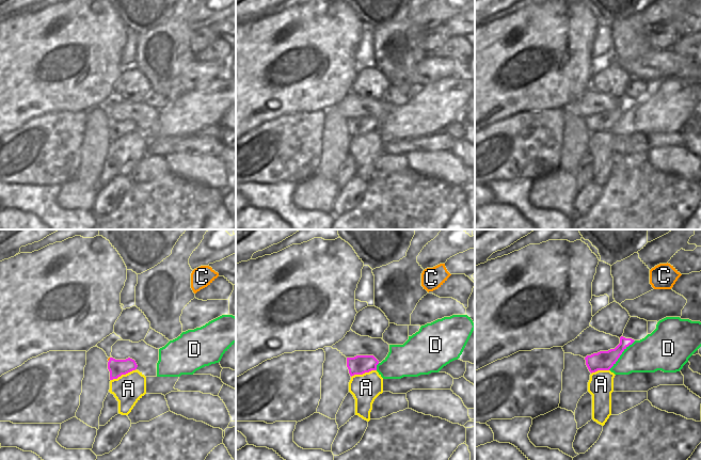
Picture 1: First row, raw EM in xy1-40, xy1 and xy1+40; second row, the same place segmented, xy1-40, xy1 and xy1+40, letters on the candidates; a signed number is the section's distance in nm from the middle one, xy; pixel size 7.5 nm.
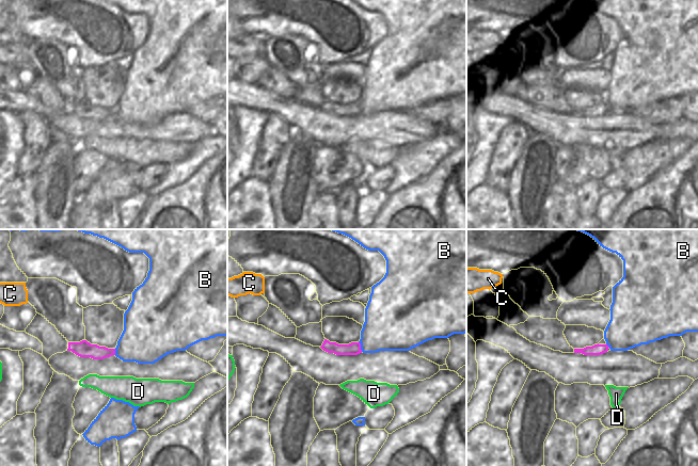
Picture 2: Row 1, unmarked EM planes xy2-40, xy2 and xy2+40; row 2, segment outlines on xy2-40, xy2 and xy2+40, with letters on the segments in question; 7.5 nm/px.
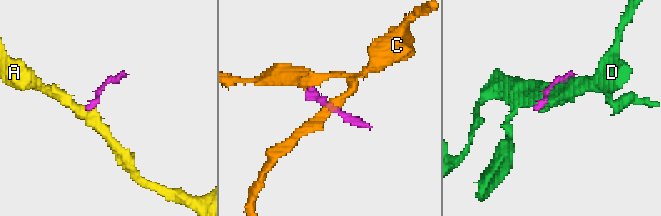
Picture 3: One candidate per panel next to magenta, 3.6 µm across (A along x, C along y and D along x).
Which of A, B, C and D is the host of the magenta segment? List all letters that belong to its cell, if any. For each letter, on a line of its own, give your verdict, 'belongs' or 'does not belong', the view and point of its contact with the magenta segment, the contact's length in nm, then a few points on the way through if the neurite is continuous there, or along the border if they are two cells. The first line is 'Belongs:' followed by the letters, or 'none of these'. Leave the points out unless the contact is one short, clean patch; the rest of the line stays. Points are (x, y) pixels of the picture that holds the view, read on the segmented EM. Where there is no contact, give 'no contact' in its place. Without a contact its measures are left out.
Belongs: none of these
A: does not belong | xy1-40 (123, 374) | 220 nm | along xy1-40 (136, 368), (111, 380)
B: does not belong | xy2 (360, 347) | 80 nm | along xy2 (359, 341), (362, 351)
C: does not belong | xy1-40 (110, 359) | 30 nm | along xy1-40 (110, 358), (108, 360)
D: does not belong | xy1+40 (621, 353) | 300 nm

